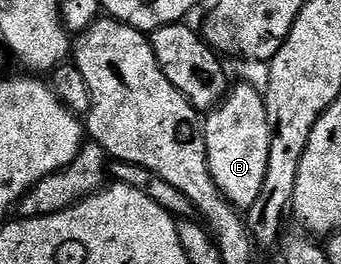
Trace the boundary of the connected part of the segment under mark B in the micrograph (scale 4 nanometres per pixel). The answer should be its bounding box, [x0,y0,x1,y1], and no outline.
[202,84,269,210]

